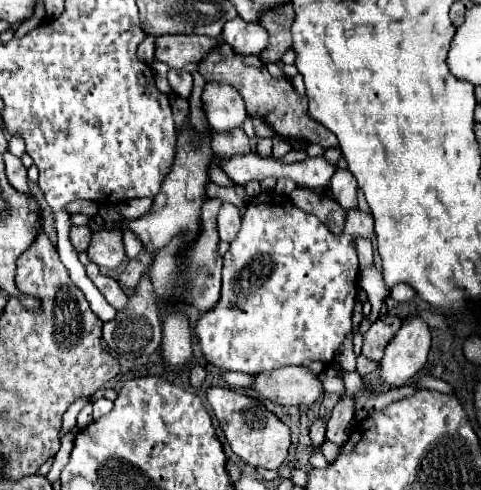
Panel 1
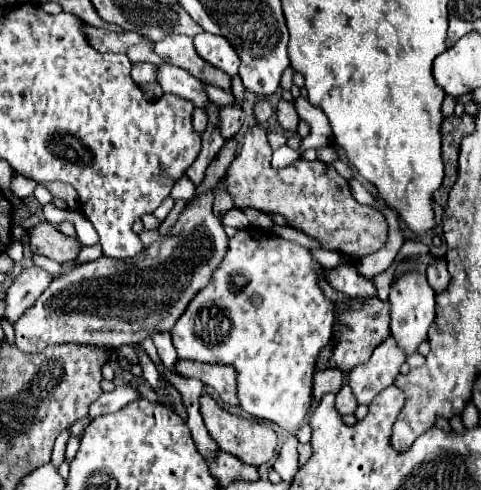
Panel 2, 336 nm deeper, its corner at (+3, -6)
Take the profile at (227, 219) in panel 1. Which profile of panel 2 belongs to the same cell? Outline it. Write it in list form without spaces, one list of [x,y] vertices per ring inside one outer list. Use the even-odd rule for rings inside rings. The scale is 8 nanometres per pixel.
[[[218,187],[218,191],[216,191],[216,195],[214,195],[214,213],[216,215],[222,215],[222,213],[226,213],[226,211],[230,211],[234,207],[234,203],[232,203],[232,197],[228,195],[228,191],[226,191],[226,187]]]

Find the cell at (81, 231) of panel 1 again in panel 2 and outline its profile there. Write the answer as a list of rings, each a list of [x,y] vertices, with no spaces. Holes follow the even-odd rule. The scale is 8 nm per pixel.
[[[32,265],[30,269],[24,269],[6,291],[6,299],[4,299],[6,309],[2,319],[14,325],[16,319],[20,319],[20,315],[24,315],[24,311],[36,303],[36,299],[50,285],[50,281],[52,281],[52,275],[36,265]]]

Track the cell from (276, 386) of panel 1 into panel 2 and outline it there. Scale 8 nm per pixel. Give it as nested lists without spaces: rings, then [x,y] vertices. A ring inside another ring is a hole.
[[[178,359],[174,369],[178,371],[178,375],[194,377],[194,379],[200,379],[204,385],[210,385],[226,405],[238,405],[238,399],[236,399],[236,371],[232,371],[232,367]]]

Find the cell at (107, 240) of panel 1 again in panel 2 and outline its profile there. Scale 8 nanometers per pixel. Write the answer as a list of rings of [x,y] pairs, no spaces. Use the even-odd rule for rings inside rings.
[[[42,221],[34,225],[30,231],[30,251],[36,255],[44,255],[58,263],[72,263],[80,253],[80,243],[72,237],[62,235],[54,225]]]

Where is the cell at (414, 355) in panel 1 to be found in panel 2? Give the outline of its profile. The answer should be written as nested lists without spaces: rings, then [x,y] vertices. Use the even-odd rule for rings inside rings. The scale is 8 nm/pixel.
[[[410,271],[410,273],[402,273],[392,285],[390,285],[390,333],[394,335],[394,339],[398,341],[398,345],[406,351],[406,353],[414,353],[418,349],[418,345],[426,339],[428,327],[434,321],[434,291],[426,281],[426,275],[418,273],[418,271]]]

